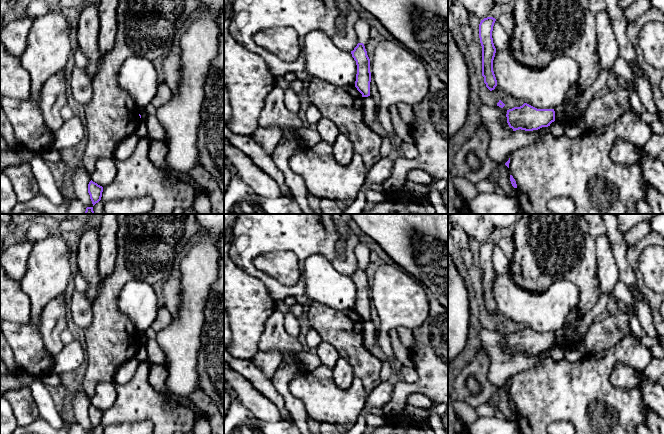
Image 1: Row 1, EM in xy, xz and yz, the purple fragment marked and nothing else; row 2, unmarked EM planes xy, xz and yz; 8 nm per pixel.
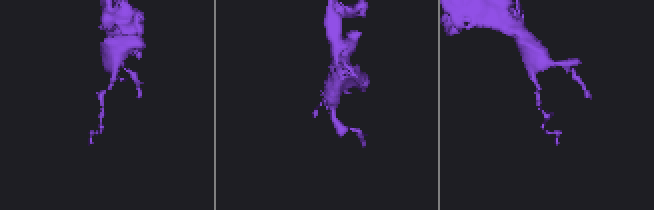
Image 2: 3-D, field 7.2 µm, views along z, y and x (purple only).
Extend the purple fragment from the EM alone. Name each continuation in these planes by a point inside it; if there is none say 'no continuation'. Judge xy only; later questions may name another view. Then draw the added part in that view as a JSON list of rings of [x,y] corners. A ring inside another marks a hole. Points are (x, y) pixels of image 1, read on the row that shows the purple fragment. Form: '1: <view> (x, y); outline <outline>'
no continuation

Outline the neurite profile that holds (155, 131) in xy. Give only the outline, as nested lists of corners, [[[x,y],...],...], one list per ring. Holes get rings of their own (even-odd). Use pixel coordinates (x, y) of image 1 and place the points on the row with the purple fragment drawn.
[[[150,115],[145,120],[147,127],[147,137],[151,140],[163,141],[164,129],[156,116]]]

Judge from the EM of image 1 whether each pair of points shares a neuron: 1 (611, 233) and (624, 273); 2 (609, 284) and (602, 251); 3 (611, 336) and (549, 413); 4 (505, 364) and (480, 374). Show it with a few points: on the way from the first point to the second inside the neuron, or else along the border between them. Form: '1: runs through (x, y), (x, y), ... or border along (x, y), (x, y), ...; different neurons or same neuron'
1: runs through (618, 243), (622, 263); same neuron
2: runs through (608, 276), (605, 259); same neuron
3: border along (620, 340), (606, 349), (587, 354); different neurons
4: border along (483, 347), (495, 393); different neurons

